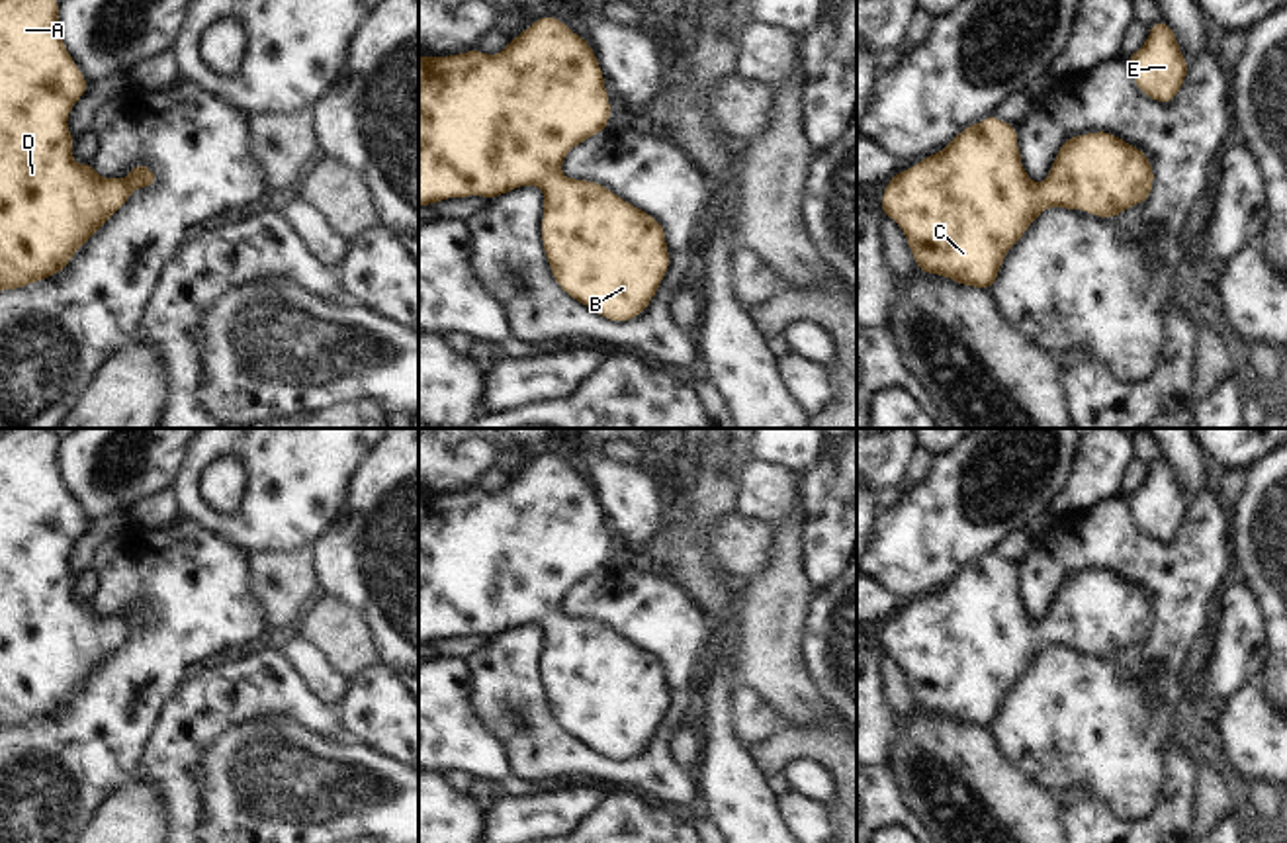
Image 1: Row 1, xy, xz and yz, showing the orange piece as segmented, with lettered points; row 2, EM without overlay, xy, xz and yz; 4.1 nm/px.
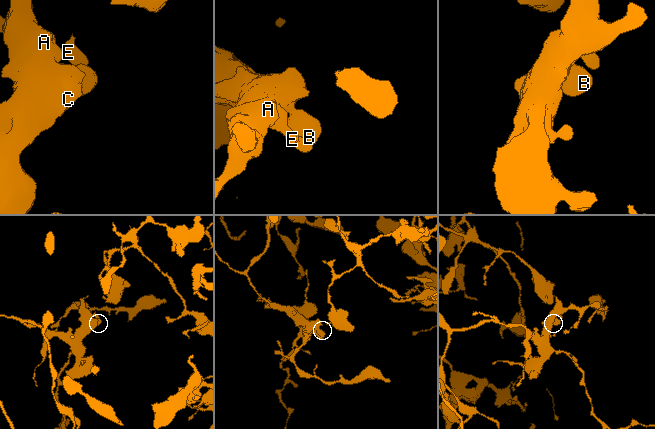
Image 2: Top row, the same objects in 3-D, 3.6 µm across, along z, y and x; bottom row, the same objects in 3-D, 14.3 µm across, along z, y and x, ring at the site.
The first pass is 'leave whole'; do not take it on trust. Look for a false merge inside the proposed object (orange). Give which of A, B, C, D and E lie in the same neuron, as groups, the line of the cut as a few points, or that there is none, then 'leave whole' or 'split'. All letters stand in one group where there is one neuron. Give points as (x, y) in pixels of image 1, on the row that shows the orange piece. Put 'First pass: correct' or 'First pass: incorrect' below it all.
A B C D E; no cut; leave whole
First pass: correct

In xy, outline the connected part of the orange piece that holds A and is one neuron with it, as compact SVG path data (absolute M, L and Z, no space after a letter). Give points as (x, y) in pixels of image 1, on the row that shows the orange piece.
M0 0L0 291L63 272L131 192L158 180L147 164L115 180L72 160L67 117L88 84L59 33L59 0Z

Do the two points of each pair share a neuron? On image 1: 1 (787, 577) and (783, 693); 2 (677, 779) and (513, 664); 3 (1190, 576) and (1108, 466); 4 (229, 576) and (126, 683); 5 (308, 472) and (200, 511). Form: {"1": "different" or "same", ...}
{"1": "same", "2": "same", "3": "different", "4": "same", "5": "same"}

